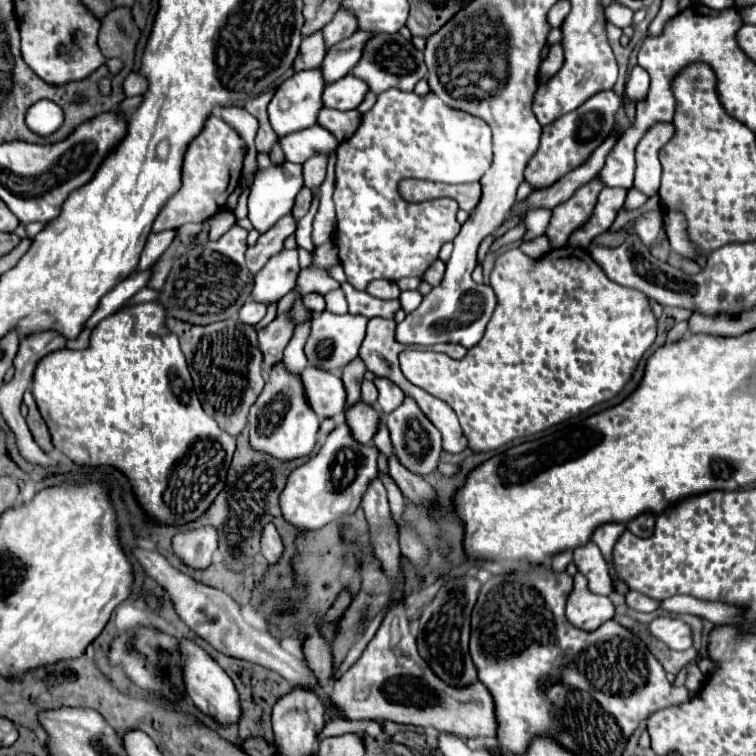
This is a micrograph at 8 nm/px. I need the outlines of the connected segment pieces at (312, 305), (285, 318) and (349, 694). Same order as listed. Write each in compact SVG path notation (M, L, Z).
M304 294L302 304L312 312L322 312L324 310L324 296L320 296L320 294Z
M290 310L278 314L266 328L258 330L258 342L264 354L266 368L282 360L282 352L292 338L292 330L294 330L294 322L290 322Z
M392 606L362 656L350 670L336 680L330 698L344 710L350 720L392 720L420 728L434 728L460 738L494 738L496 718L494 702L482 682L474 686L450 686L442 682L426 660L418 654L416 638L410 632L410 622L404 616L404 606Z

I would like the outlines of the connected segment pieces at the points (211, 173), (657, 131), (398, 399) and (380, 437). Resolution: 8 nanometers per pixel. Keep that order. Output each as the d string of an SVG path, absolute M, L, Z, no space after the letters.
M210 116L198 134L190 148L186 150L184 166L182 166L182 188L170 198L170 202L162 208L158 214L152 232L168 230L168 228L180 228L186 222L202 222L202 218L208 218L214 214L220 206L226 204L230 196L230 174L234 176L232 184L240 184L242 176L242 158L244 158L244 140L236 134L232 126L228 126L222 118Z
M656 124L648 130L648 146L664 146L672 138L672 124Z
M376 378L374 380L380 396L378 396L378 406L384 414L392 412L394 408L398 408L404 400L404 394L400 390L400 386L394 386L394 382L390 382L388 378Z
M380 422L380 426L378 426L378 434L374 436L374 446L376 446L380 452L384 452L386 456L390 456L392 444L390 444L390 434L388 434L384 422Z

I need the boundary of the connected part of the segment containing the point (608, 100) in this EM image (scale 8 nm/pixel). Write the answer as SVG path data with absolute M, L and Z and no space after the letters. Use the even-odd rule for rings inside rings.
M614 92L596 94L590 100L586 100L580 108L576 108L574 112L568 112L562 118L558 118L556 122L548 124L542 130L540 150L534 154L534 158L526 166L524 180L530 182L530 186L534 186L538 190L548 188L558 178L566 176L570 170L574 170L582 162L586 162L586 158L590 158L590 154L596 150L596 146L600 146L600 142L606 140L606 136L614 124L614 114L616 114L618 106L620 106L620 100Z

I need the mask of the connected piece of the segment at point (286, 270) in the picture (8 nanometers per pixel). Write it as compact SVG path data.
M282 250L268 260L268 264L256 274L252 296L256 302L268 304L280 300L288 290L294 288L300 262L296 250Z

